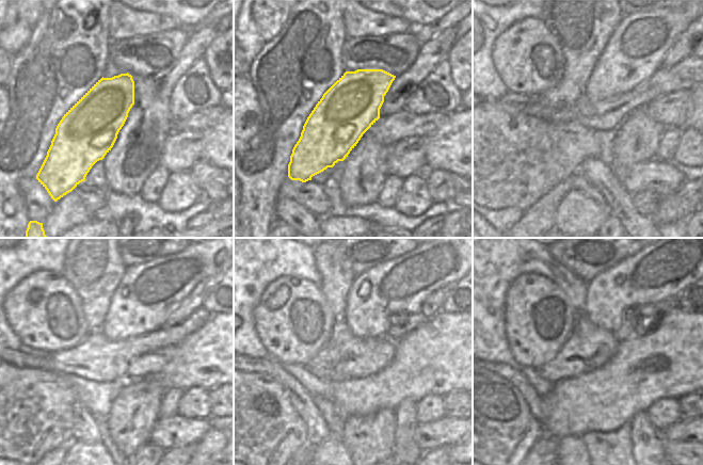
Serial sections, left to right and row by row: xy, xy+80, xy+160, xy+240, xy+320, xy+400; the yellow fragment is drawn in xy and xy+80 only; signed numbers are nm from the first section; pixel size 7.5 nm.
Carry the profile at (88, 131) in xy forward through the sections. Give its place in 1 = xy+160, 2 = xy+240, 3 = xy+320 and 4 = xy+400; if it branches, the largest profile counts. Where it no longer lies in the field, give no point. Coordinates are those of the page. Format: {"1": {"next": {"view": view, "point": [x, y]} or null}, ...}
{"1": {"next": {"view": "xy+160", "point": [635, 51]}}, "2": {"next": {"view": "xy+240", "point": [146, 294]}}, "3": {"next": {"view": "xy+320", "point": [401, 285]}}, "4": {"next": {"view": "xy+400", "point": [662, 270]}}}

